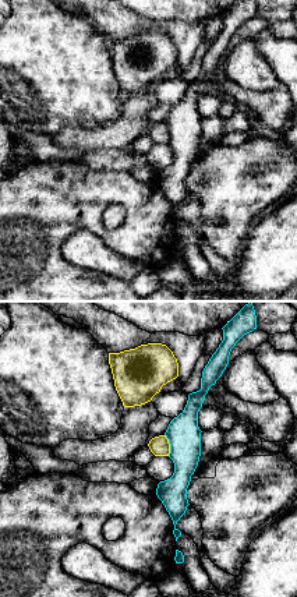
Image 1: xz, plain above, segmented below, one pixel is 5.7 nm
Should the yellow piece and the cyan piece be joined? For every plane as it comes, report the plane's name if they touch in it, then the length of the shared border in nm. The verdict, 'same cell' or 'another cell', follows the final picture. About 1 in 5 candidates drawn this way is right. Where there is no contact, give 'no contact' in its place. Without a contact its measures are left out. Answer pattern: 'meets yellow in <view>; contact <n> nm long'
meets yellow in xz; contact 130 nm long

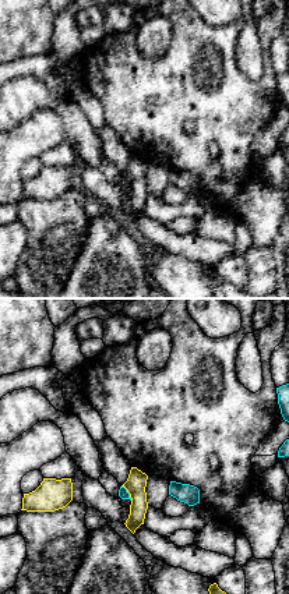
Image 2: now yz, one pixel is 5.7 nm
meets yellow in yz; contact 110 nm long

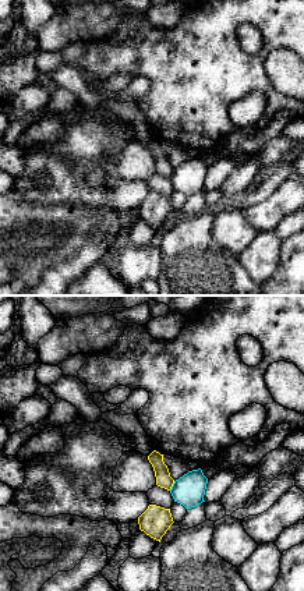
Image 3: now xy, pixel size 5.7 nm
meets yellow in xy; contact 70 nm long

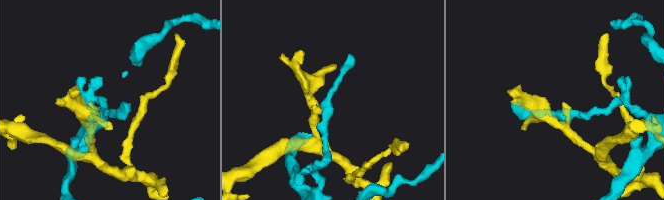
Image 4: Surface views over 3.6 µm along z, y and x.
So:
another cell

